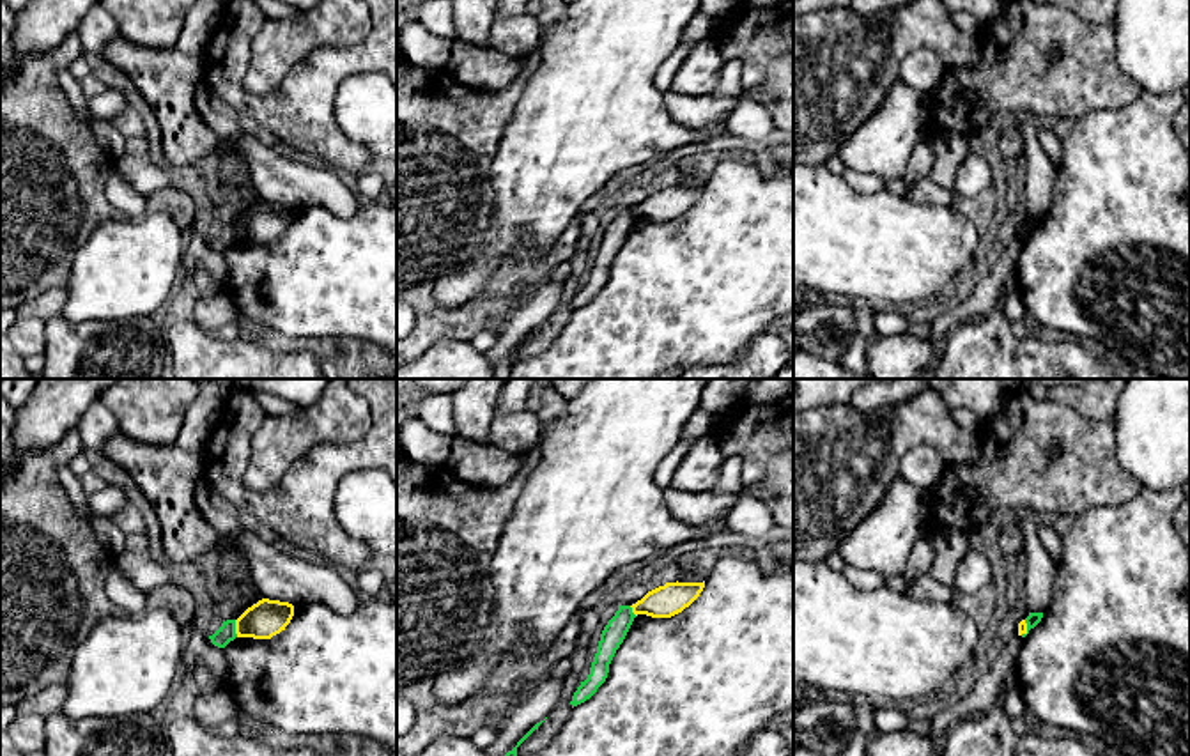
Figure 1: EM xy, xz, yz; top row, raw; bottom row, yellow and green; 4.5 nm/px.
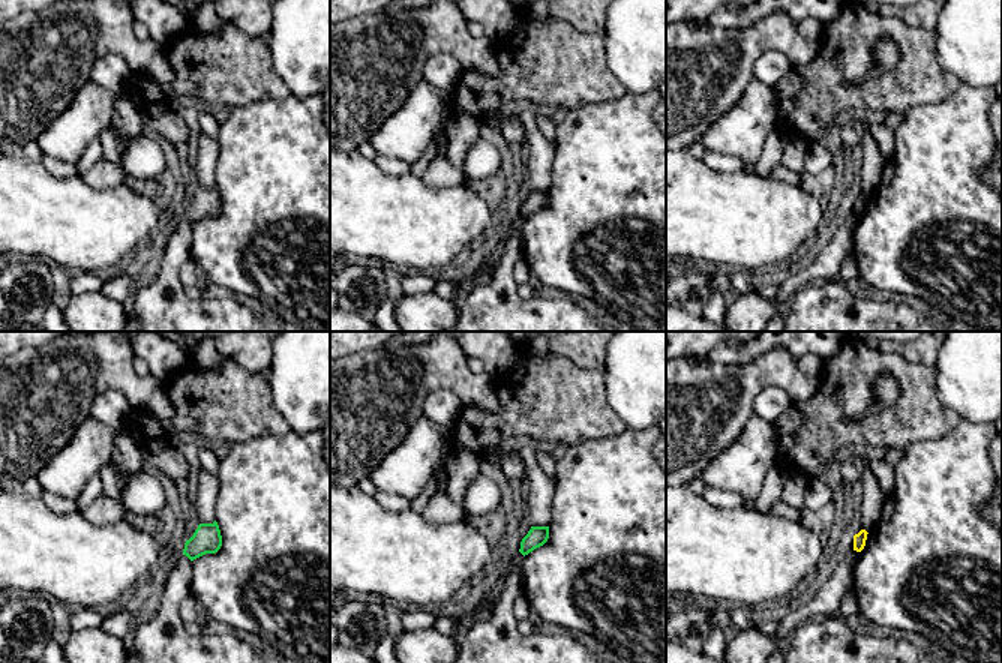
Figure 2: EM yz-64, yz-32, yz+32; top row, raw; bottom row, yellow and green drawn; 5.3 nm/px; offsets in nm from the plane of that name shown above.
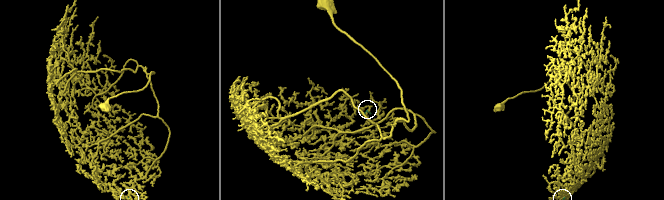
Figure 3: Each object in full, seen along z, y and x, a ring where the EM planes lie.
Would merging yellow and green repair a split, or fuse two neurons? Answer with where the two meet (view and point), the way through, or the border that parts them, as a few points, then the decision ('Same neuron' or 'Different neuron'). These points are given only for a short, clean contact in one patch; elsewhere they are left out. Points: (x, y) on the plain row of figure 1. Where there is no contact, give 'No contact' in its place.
Touches yellow at xy (236, 232). Boundary: xy (234, 223), (238, 239). Different neuron

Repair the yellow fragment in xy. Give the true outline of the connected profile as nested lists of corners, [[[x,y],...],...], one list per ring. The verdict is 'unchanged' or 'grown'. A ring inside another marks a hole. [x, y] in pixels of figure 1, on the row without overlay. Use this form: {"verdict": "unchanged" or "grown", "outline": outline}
{"verdict": "unchanged", "outline": [[[262,202],[236,223],[236,237],[237,241],[271,243],[285,234],[292,220],[292,207]]]}

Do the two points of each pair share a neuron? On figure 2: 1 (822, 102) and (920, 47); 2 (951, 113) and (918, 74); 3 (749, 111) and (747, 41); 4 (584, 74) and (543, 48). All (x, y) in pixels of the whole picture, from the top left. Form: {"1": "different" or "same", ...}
{"1": "same", "2": "different", "3": "different", "4": "same"}

